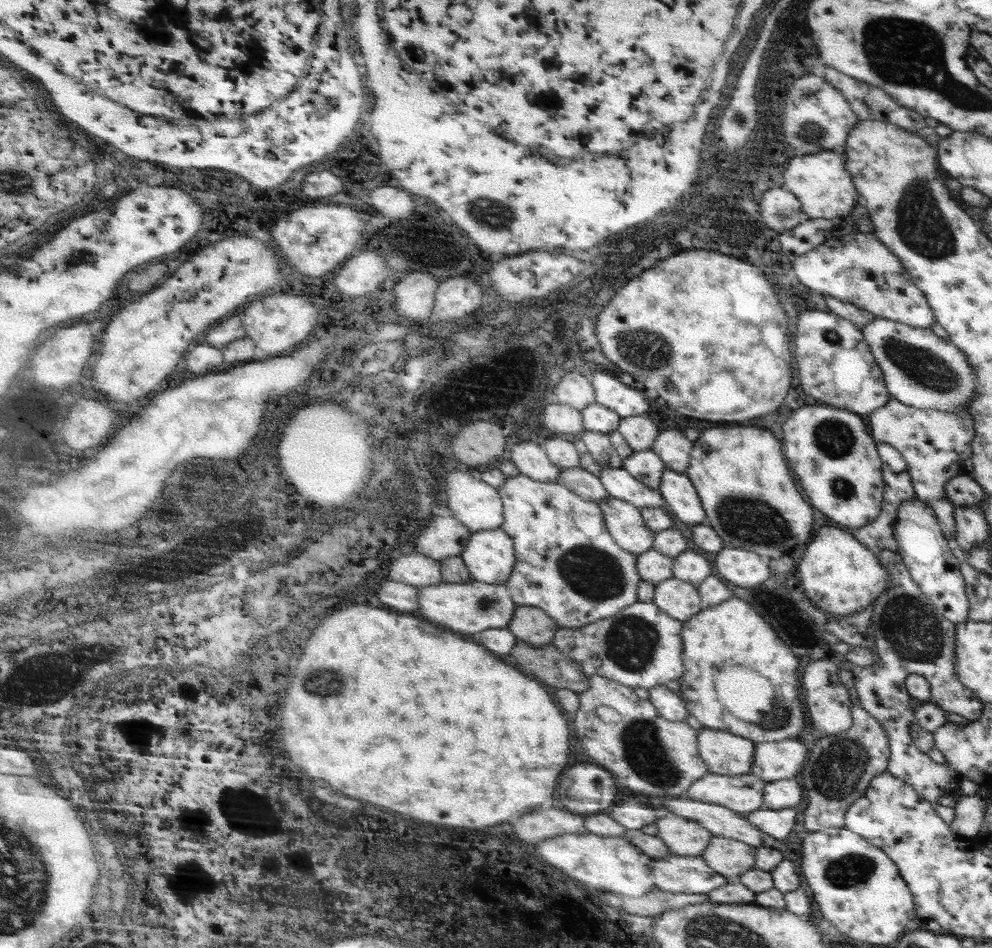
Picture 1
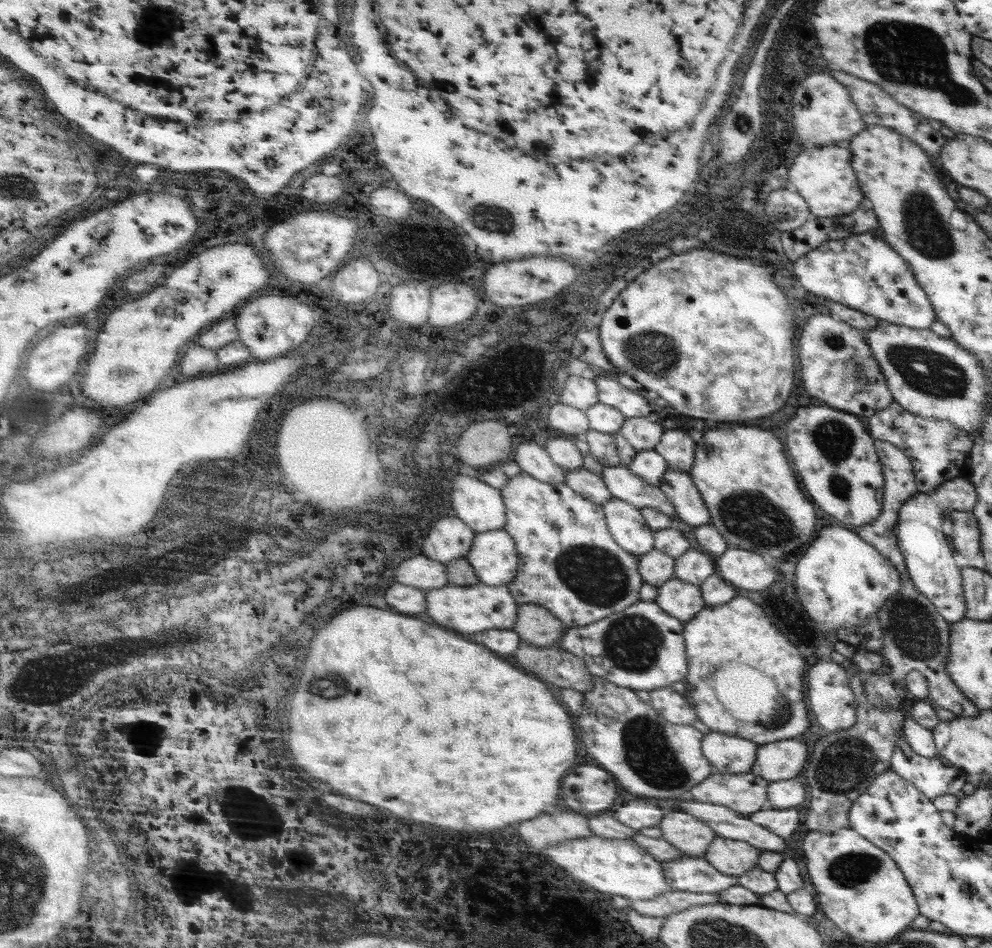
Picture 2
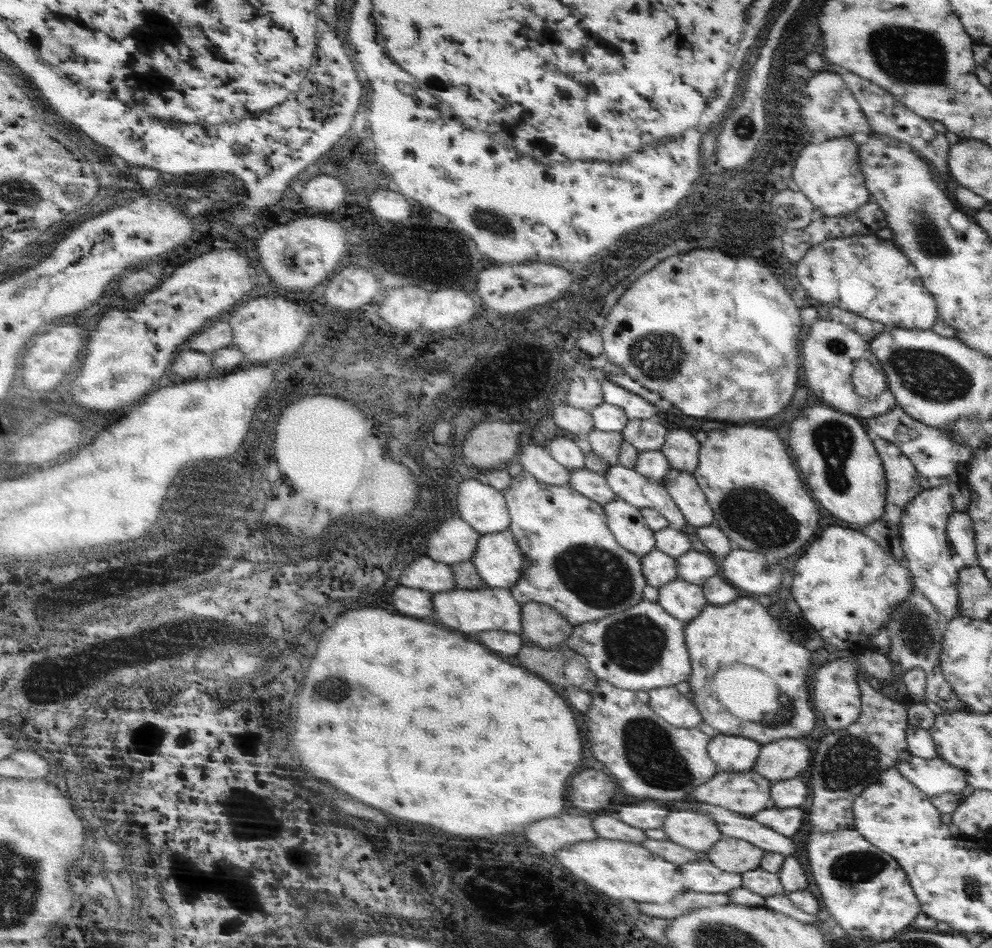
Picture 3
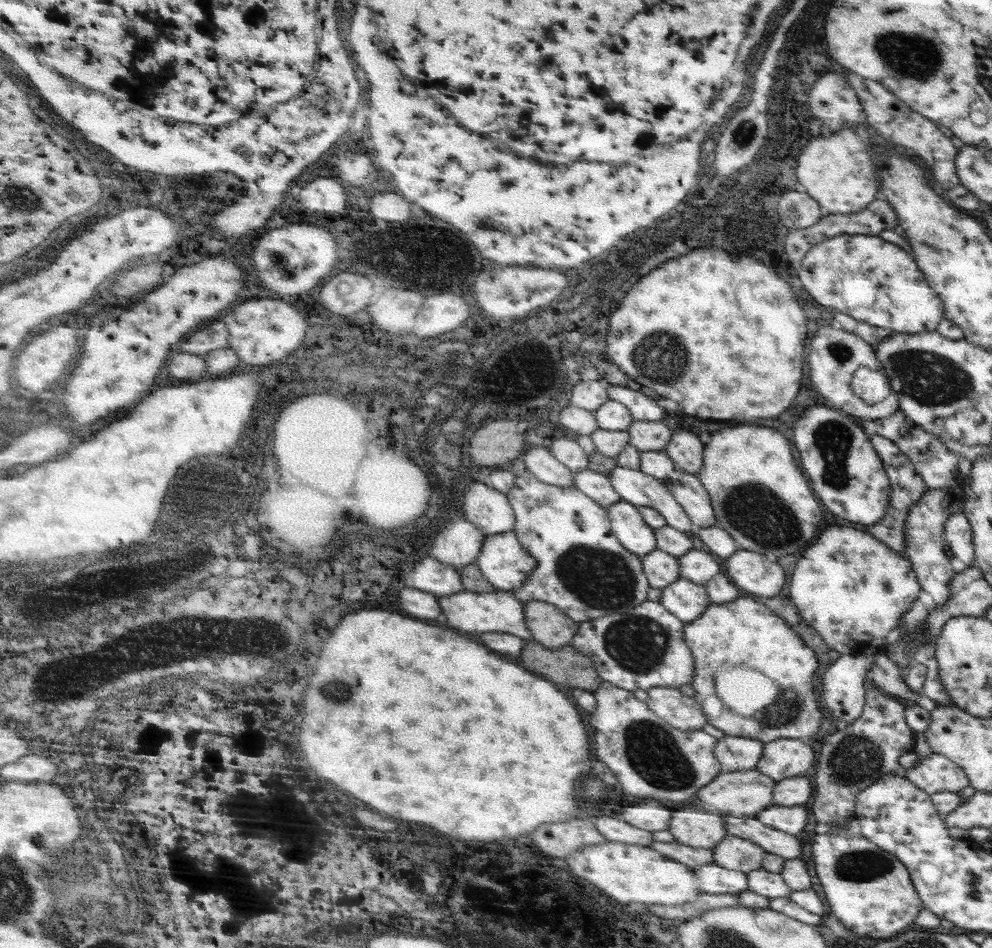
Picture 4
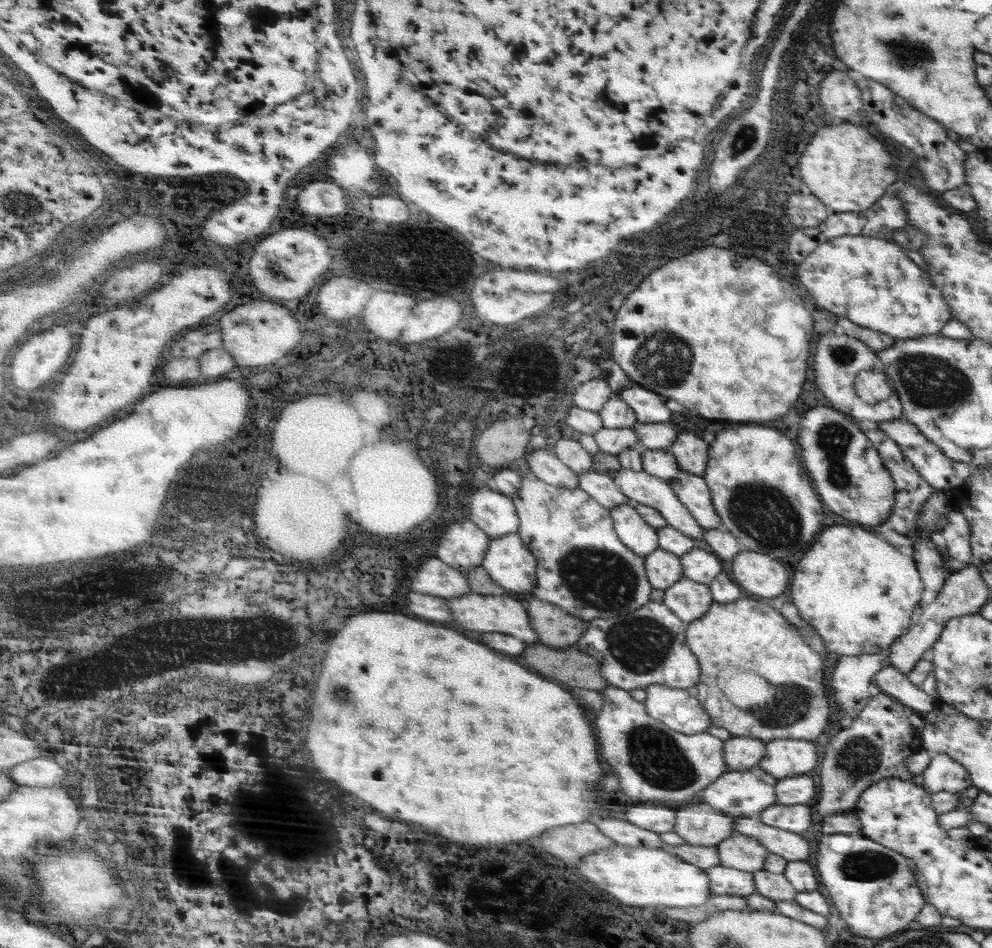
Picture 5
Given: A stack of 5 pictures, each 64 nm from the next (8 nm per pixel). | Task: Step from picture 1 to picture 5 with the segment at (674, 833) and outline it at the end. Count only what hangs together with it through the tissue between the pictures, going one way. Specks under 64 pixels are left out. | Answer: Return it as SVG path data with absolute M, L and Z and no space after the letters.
M695 804L675 810L673 832L693 846L717 846L735 830L733 818L715 812L709 804Z

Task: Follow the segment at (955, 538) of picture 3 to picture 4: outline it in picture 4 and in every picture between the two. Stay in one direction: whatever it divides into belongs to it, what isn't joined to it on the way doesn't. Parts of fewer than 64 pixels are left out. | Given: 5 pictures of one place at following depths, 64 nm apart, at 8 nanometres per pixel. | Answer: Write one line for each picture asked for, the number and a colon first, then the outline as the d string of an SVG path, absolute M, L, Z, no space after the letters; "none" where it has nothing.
4: M963 512L949 514L943 524L943 538L949 546L953 558L963 562L967 568L973 566L973 542L971 542L971 526L967 524Z

